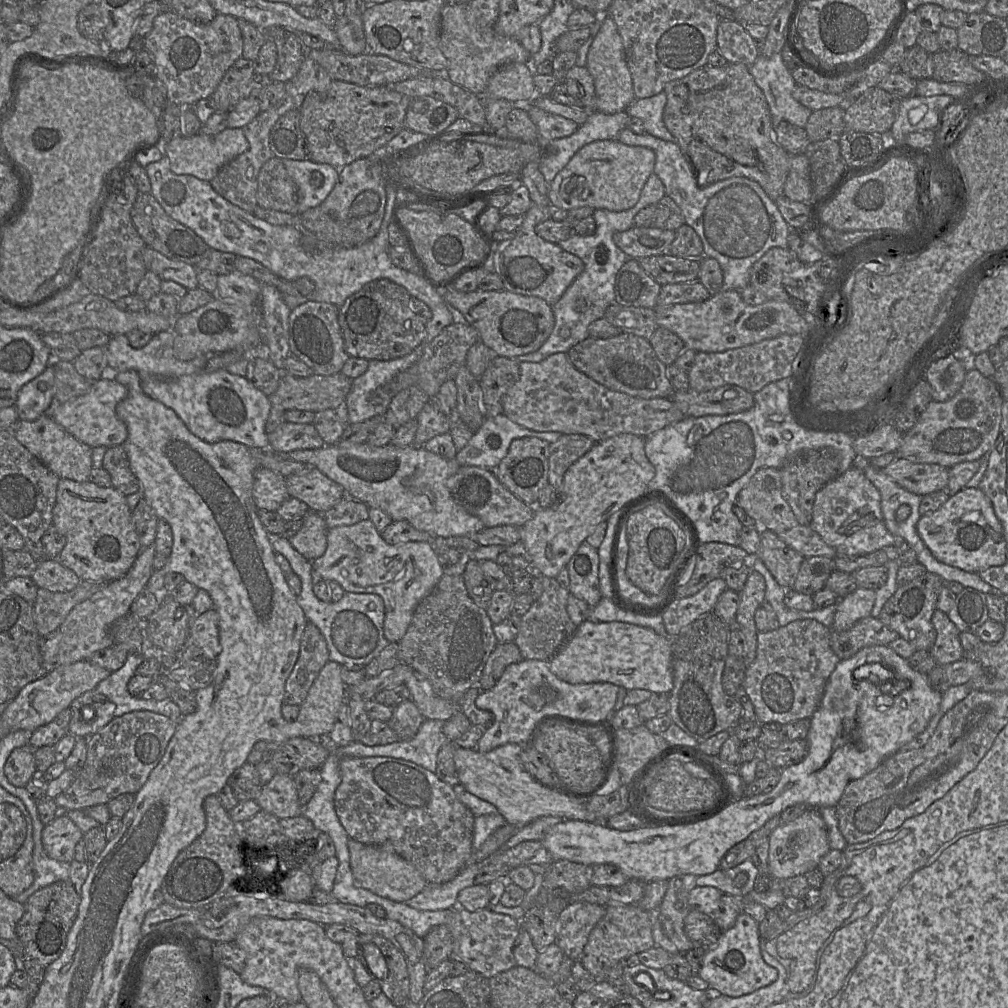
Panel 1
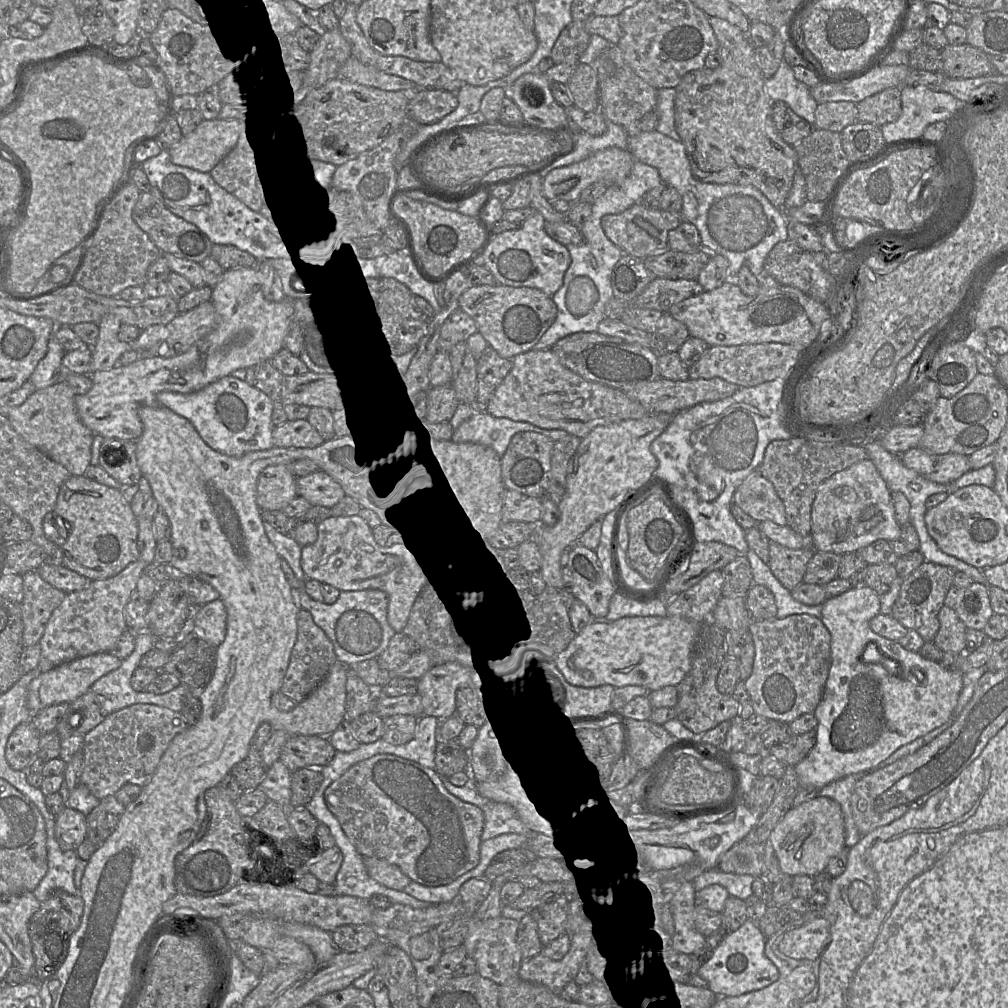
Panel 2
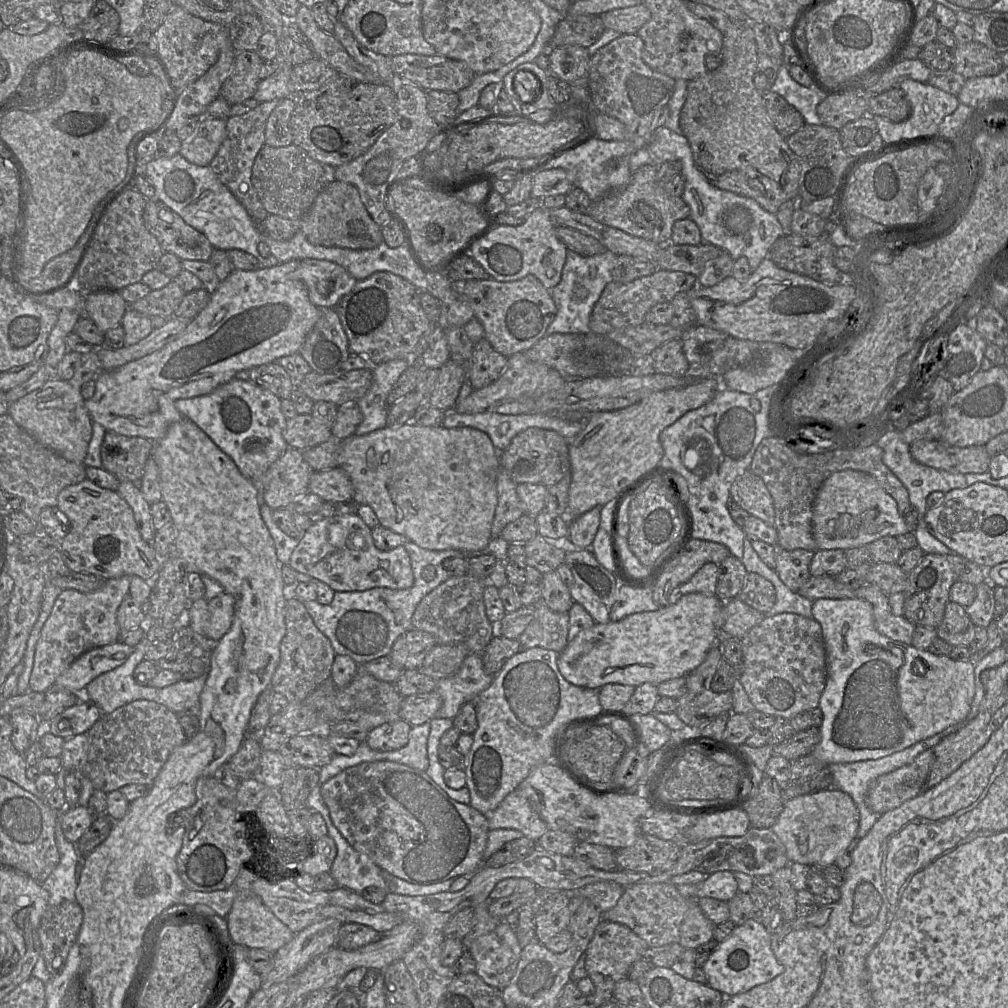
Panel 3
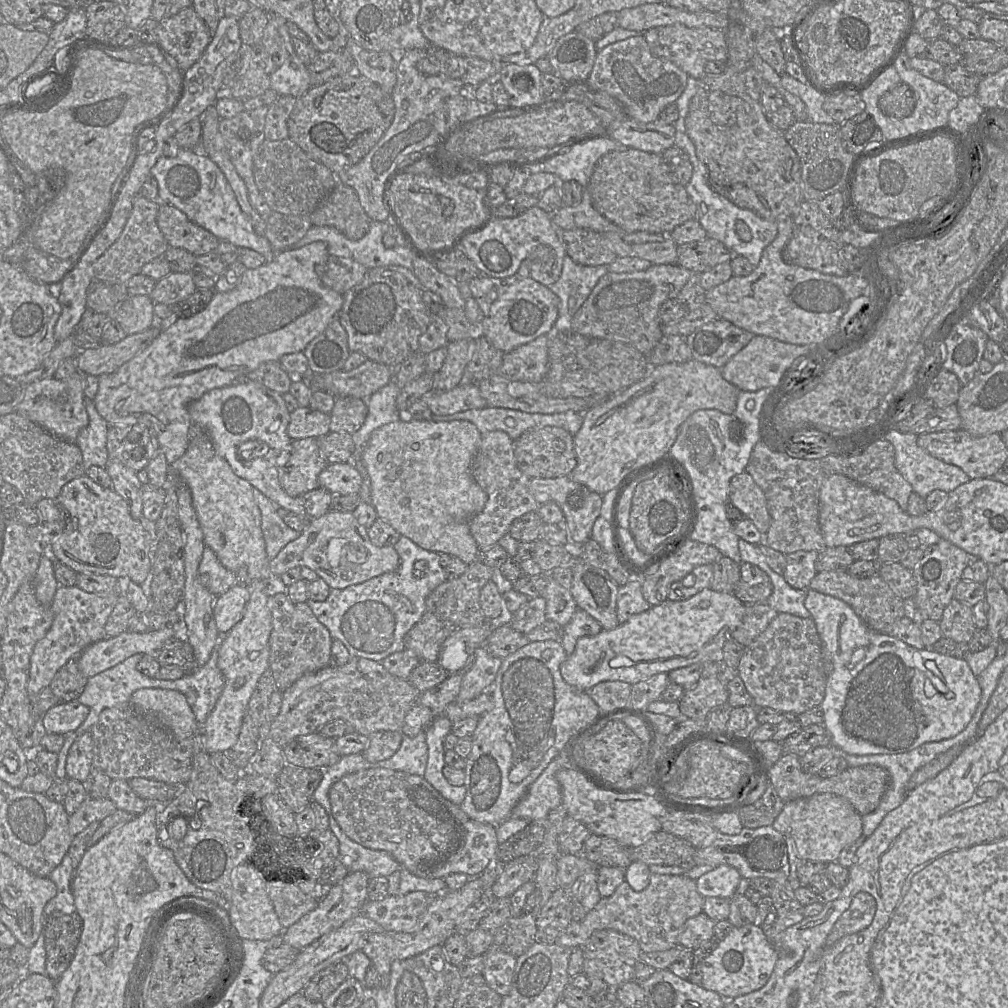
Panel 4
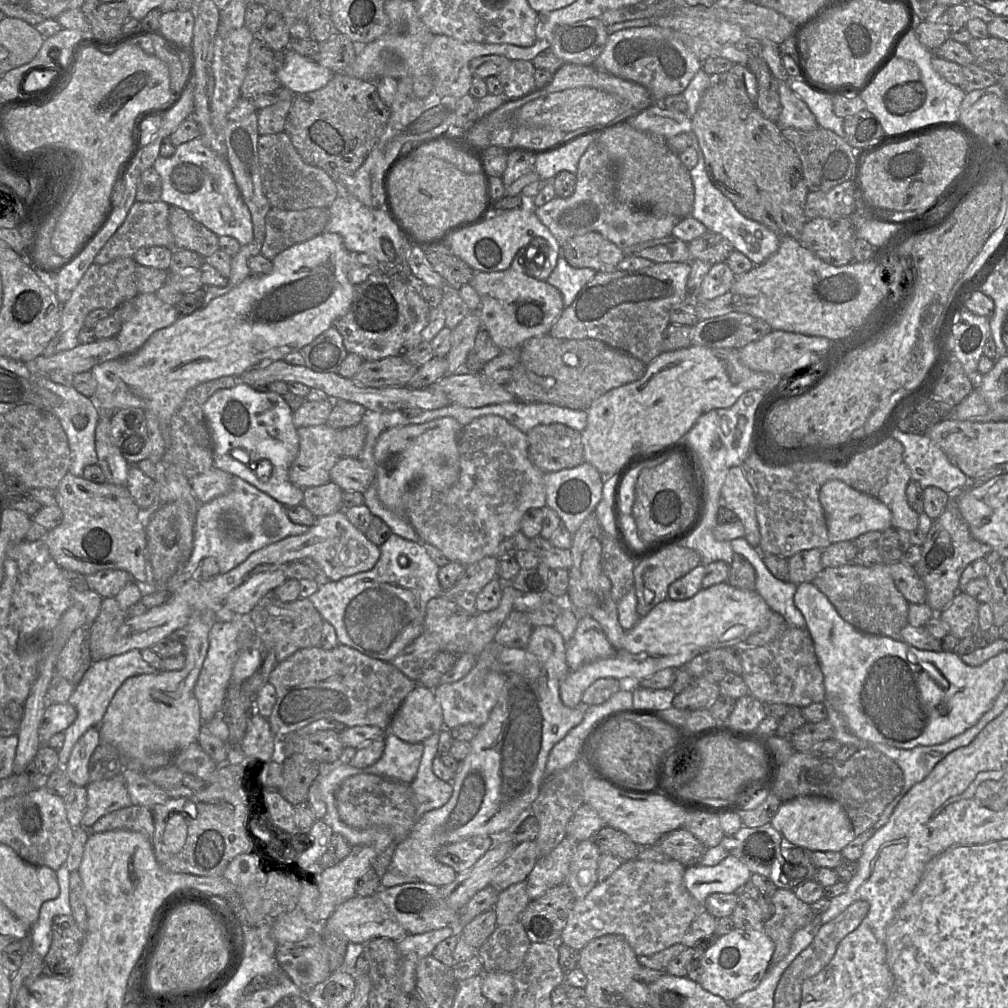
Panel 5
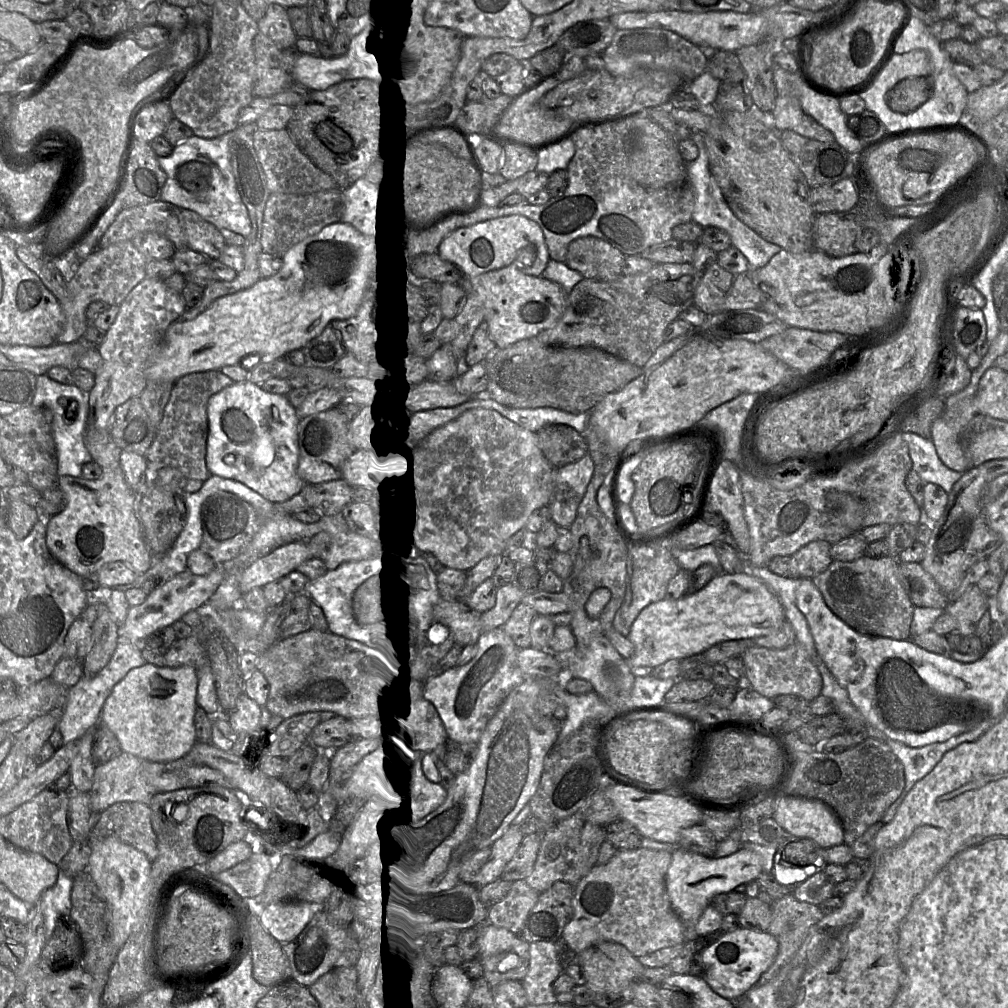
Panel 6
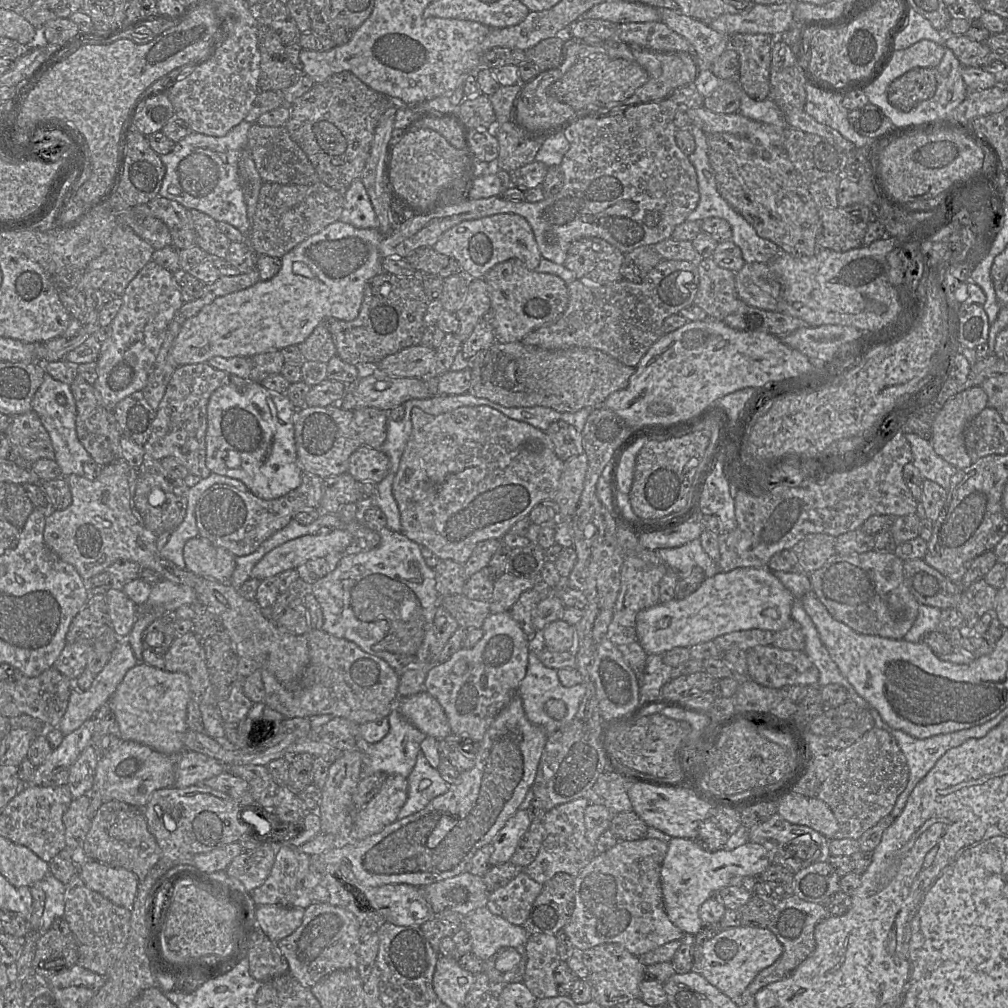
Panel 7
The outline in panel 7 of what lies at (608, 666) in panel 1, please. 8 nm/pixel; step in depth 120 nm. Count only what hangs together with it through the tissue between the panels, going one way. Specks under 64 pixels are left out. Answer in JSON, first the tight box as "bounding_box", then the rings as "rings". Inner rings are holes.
{"bounding_box":[636,567,793,655],"rings":[[[768,567],[719,572],[682,600],[673,599],[640,611],[636,616],[636,640],[647,655],[663,655],[676,647],[690,648],[736,631],[761,629],[775,633],[790,624],[793,603],[791,592]]]}

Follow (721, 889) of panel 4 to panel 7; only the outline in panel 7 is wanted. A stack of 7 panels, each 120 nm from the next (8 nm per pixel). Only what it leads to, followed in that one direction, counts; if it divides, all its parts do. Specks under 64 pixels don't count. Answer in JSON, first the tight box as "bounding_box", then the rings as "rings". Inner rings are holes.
{"bounding_box":[661,837,771,935],"rings":[[[673,837],[668,842],[668,851],[661,868],[665,912],[684,934],[695,935],[704,925],[699,917],[699,909],[706,900],[730,886],[732,877],[759,877],[771,864],[771,852],[757,843],[748,841],[733,850],[710,852],[697,840]]]}

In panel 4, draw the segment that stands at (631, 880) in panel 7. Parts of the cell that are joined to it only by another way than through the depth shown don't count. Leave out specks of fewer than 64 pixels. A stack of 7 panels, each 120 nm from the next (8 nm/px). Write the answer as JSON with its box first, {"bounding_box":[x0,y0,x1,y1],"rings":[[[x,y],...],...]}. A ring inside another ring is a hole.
{"bounding_box":[556,873,704,952],"rings":[[[651,873],[648,886],[635,891],[625,880],[609,897],[602,897],[581,921],[571,921],[556,943],[560,946],[582,947],[598,930],[611,929],[627,935],[639,944],[642,952],[666,951],[678,945],[678,937],[686,922],[703,912],[704,897],[698,892],[696,881],[685,875],[660,875]]]}

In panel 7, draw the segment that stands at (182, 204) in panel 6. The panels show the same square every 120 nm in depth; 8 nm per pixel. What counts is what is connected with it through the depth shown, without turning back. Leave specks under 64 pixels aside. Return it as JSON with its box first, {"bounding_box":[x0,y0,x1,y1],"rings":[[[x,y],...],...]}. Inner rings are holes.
{"bounding_box":[158,121,252,235],"rings":[[[241,121],[224,136],[209,136],[192,132],[175,143],[171,152],[160,155],[165,166],[165,175],[158,195],[180,203],[189,210],[198,210],[217,222],[227,222],[244,235],[250,231],[250,220],[242,191],[238,162],[242,151],[247,148],[248,131],[252,123]]]}

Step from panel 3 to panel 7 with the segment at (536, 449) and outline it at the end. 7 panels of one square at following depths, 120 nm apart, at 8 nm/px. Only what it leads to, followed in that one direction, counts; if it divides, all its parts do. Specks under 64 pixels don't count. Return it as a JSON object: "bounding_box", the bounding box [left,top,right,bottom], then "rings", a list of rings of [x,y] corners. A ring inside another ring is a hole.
{"bounding_box":[544,420,584,461],"rings":[[[558,420],[544,432],[551,439],[554,452],[562,461],[584,453],[582,432],[579,432],[573,425]]]}

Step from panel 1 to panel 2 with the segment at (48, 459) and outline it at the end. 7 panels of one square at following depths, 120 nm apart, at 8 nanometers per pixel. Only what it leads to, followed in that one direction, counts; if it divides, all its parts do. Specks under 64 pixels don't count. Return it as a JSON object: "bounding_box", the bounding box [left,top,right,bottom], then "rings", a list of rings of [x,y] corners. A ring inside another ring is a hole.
{"bounding_box":[6,381,94,476],"rings":[[[65,381],[36,390],[20,406],[6,415],[13,429],[29,444],[54,462],[65,467],[72,476],[83,476],[90,466],[94,434],[80,421],[75,395]]]}

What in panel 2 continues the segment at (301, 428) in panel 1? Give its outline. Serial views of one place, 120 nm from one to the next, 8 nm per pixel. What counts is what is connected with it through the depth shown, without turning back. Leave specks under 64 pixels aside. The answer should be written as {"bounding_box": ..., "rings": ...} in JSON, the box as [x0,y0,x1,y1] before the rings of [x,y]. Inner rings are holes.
{"bounding_box":[273,419,325,448],"rings":[[[308,419],[288,420],[273,430],[275,447],[315,448],[325,439]]]}

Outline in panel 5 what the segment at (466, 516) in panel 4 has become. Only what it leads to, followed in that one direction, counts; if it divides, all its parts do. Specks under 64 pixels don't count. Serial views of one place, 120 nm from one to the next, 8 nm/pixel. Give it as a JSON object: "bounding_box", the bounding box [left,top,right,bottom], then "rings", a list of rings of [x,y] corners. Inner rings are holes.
{"bounding_box":[373,417,463,517],"rings":[[[442,417],[425,422],[422,424],[410,424],[406,426],[395,426],[384,430],[378,437],[376,444],[374,446],[373,455],[375,460],[375,479],[377,482],[378,497],[381,503],[388,509],[394,511],[400,516],[406,517],[403,510],[403,494],[407,489],[407,485],[413,481],[425,482],[435,490],[448,490],[454,486],[459,479],[460,475],[460,455],[458,451],[458,436],[461,433],[463,426],[453,417]]]}

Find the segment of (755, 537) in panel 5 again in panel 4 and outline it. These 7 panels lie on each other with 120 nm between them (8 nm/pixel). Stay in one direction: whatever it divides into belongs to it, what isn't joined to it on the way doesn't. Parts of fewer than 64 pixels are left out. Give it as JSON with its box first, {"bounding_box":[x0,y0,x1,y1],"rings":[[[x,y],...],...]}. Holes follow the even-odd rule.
{"bounding_box":[728,471,771,535],"rings":[[[743,471],[731,478],[728,501],[751,520],[762,535],[767,535],[771,517],[767,510],[766,498],[749,473]]]}

